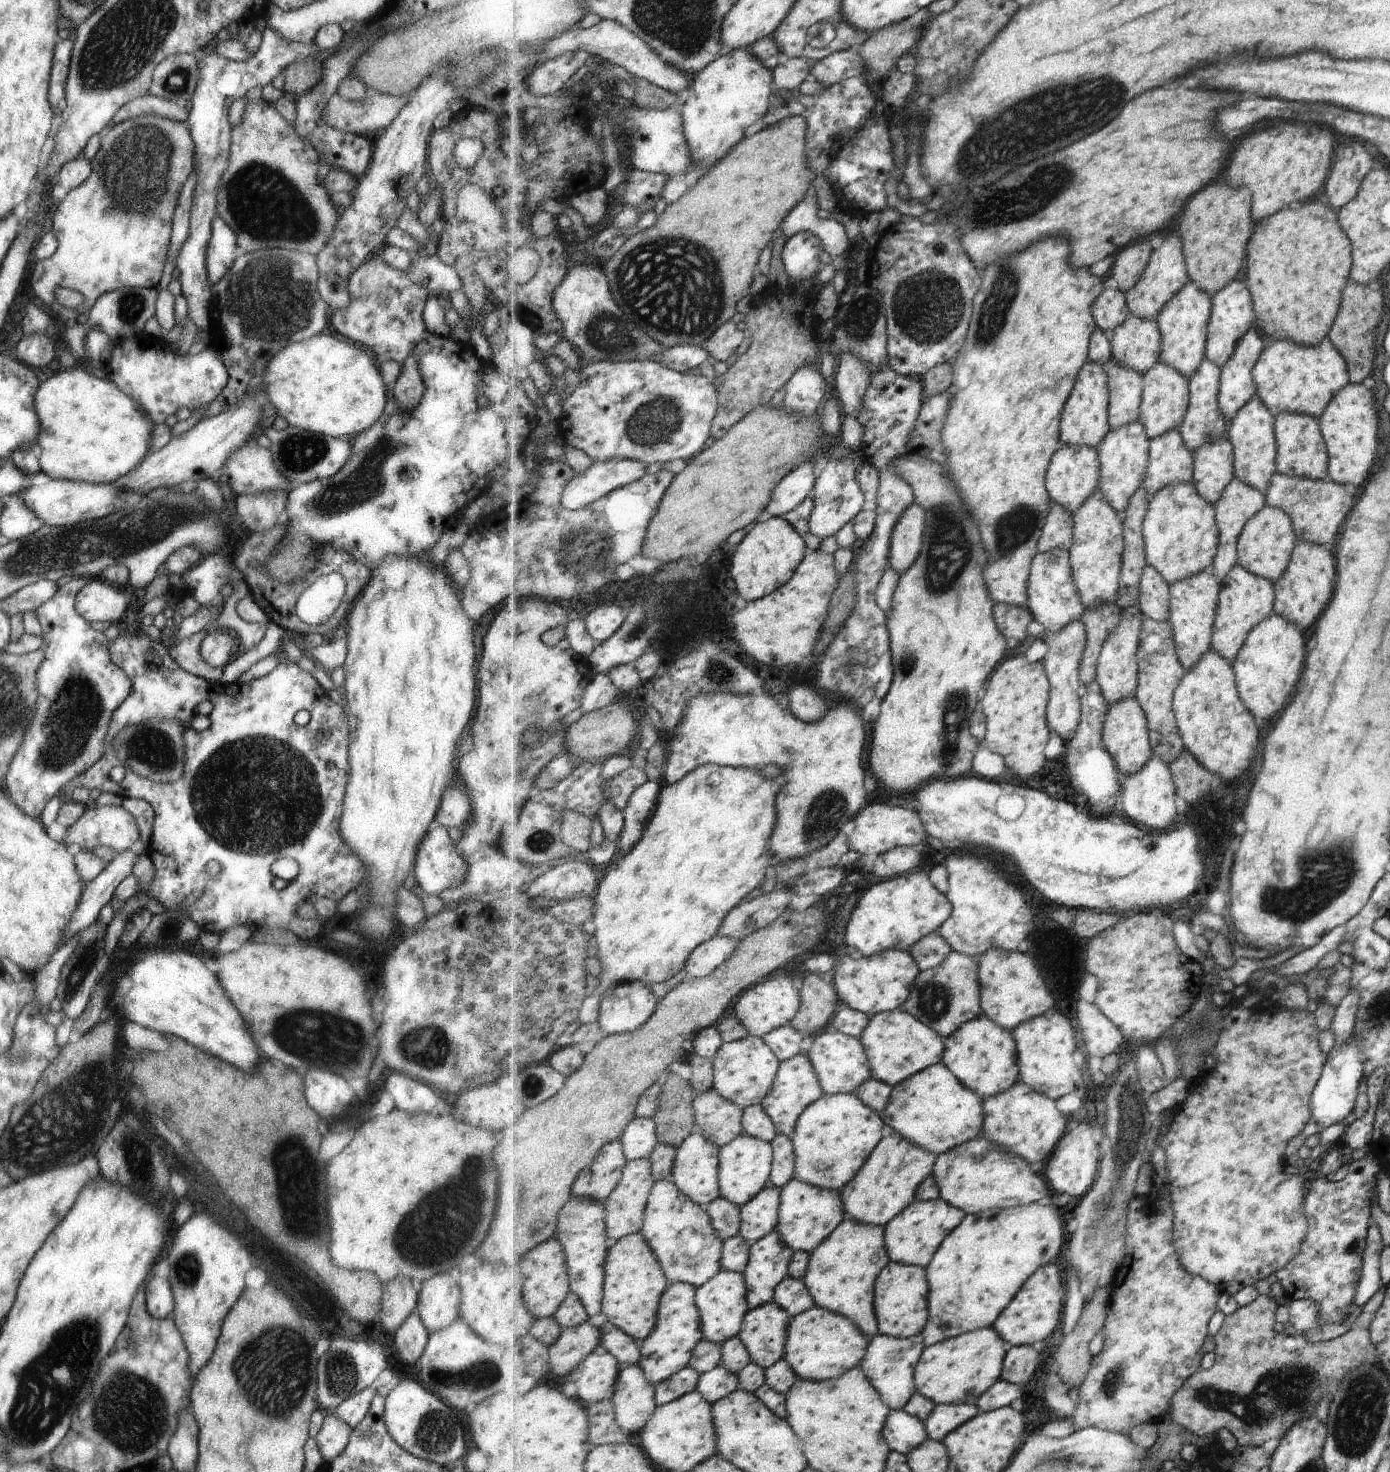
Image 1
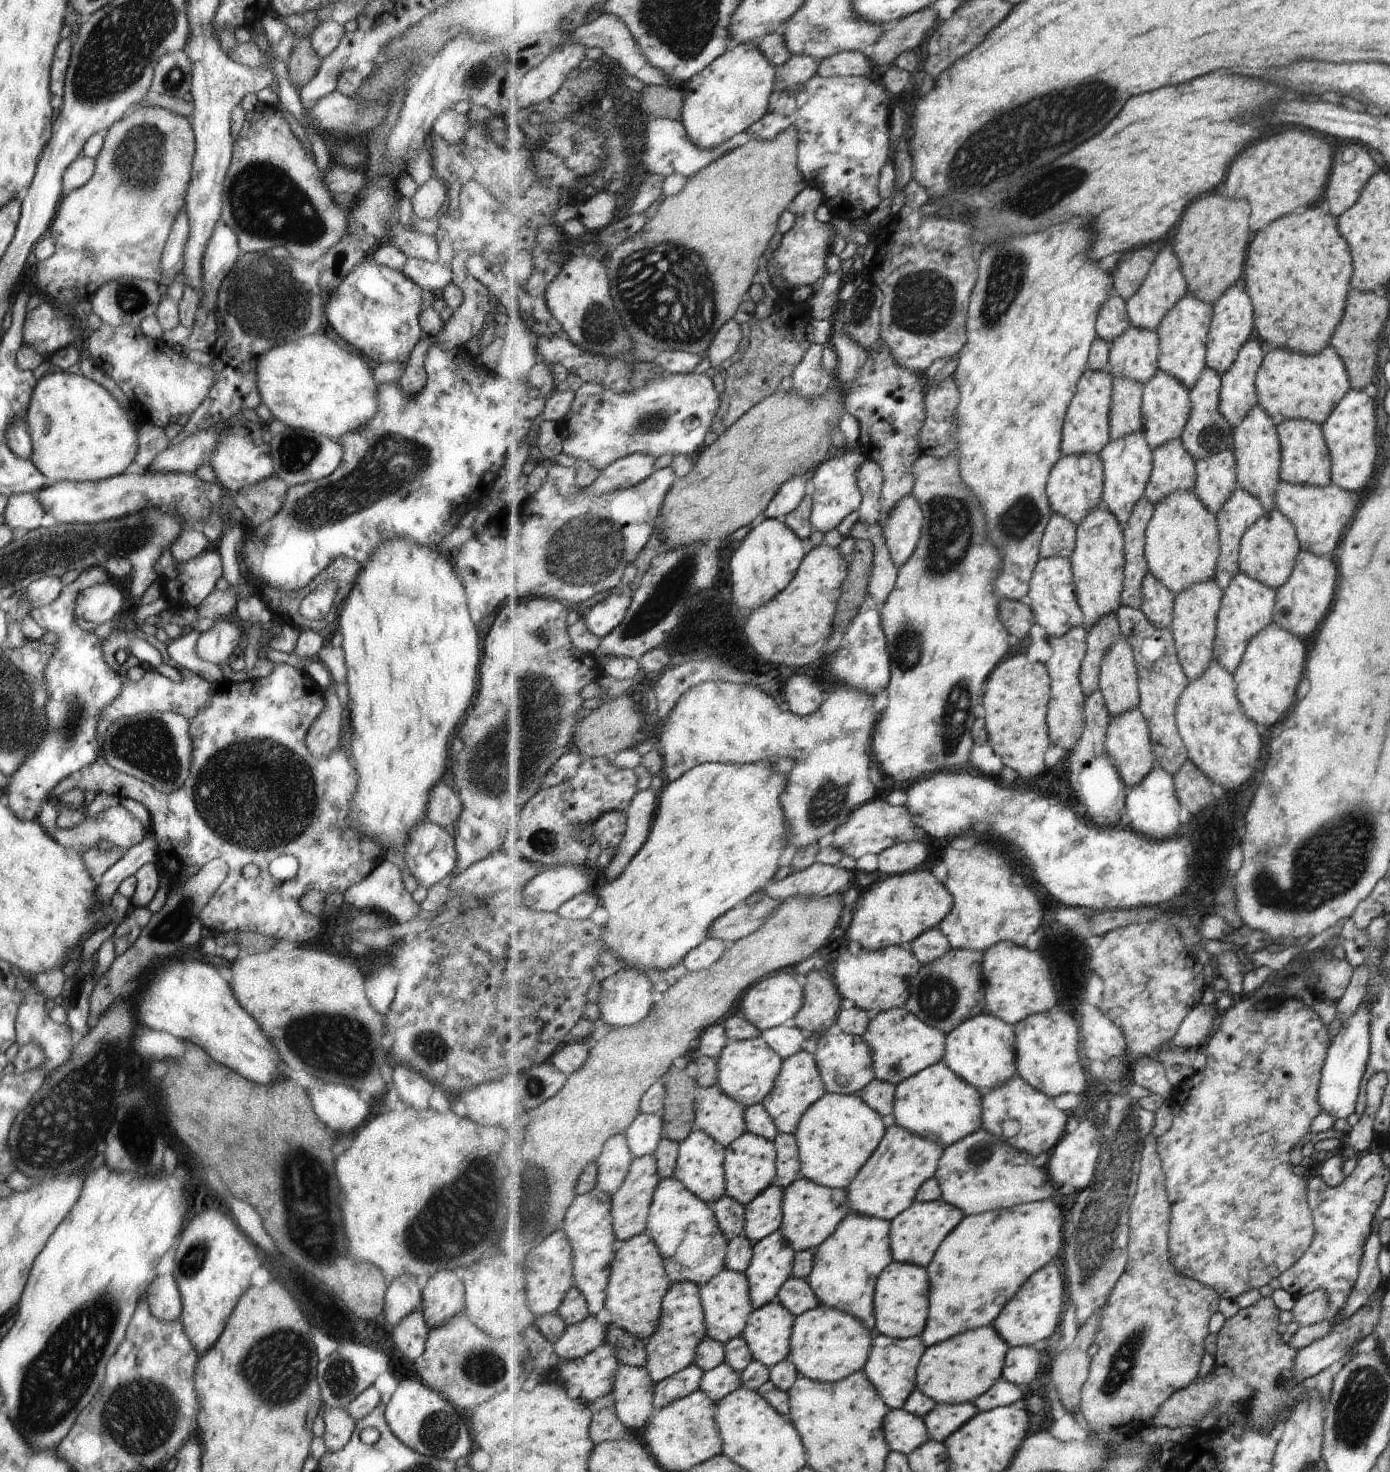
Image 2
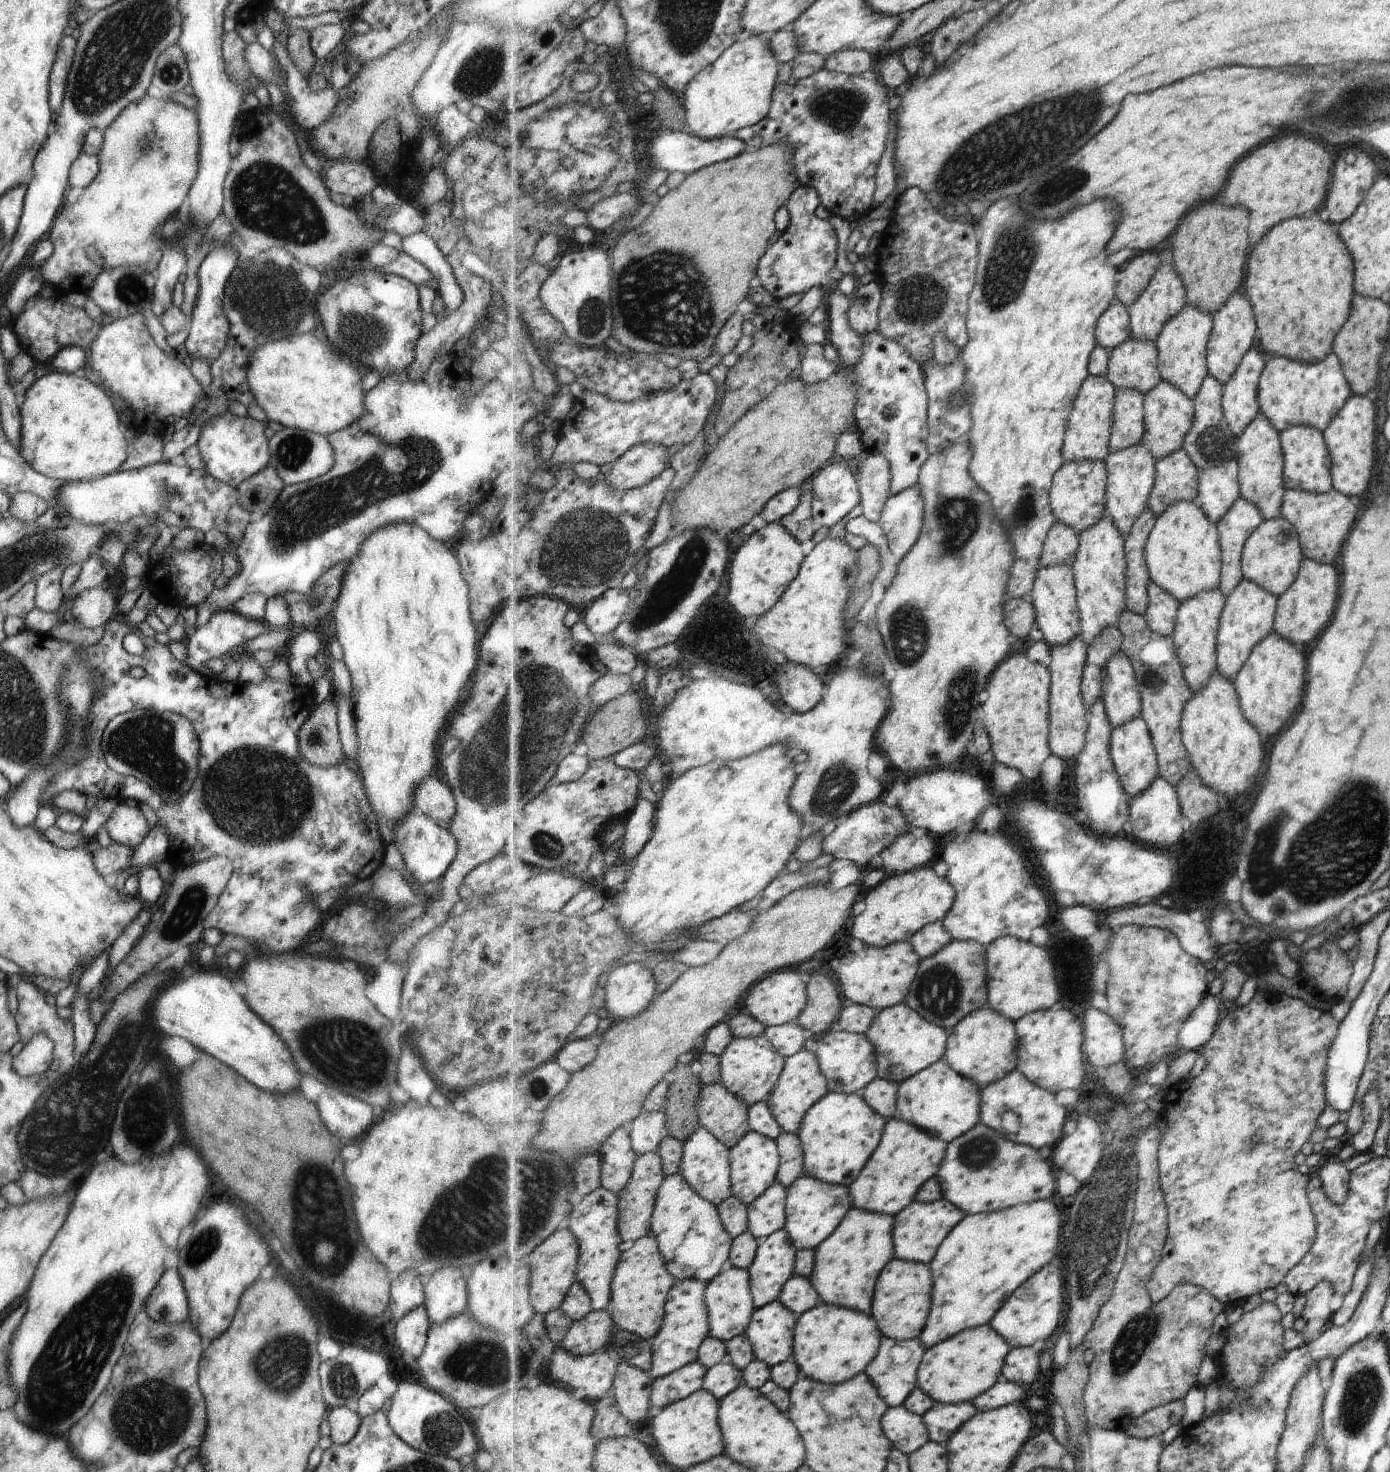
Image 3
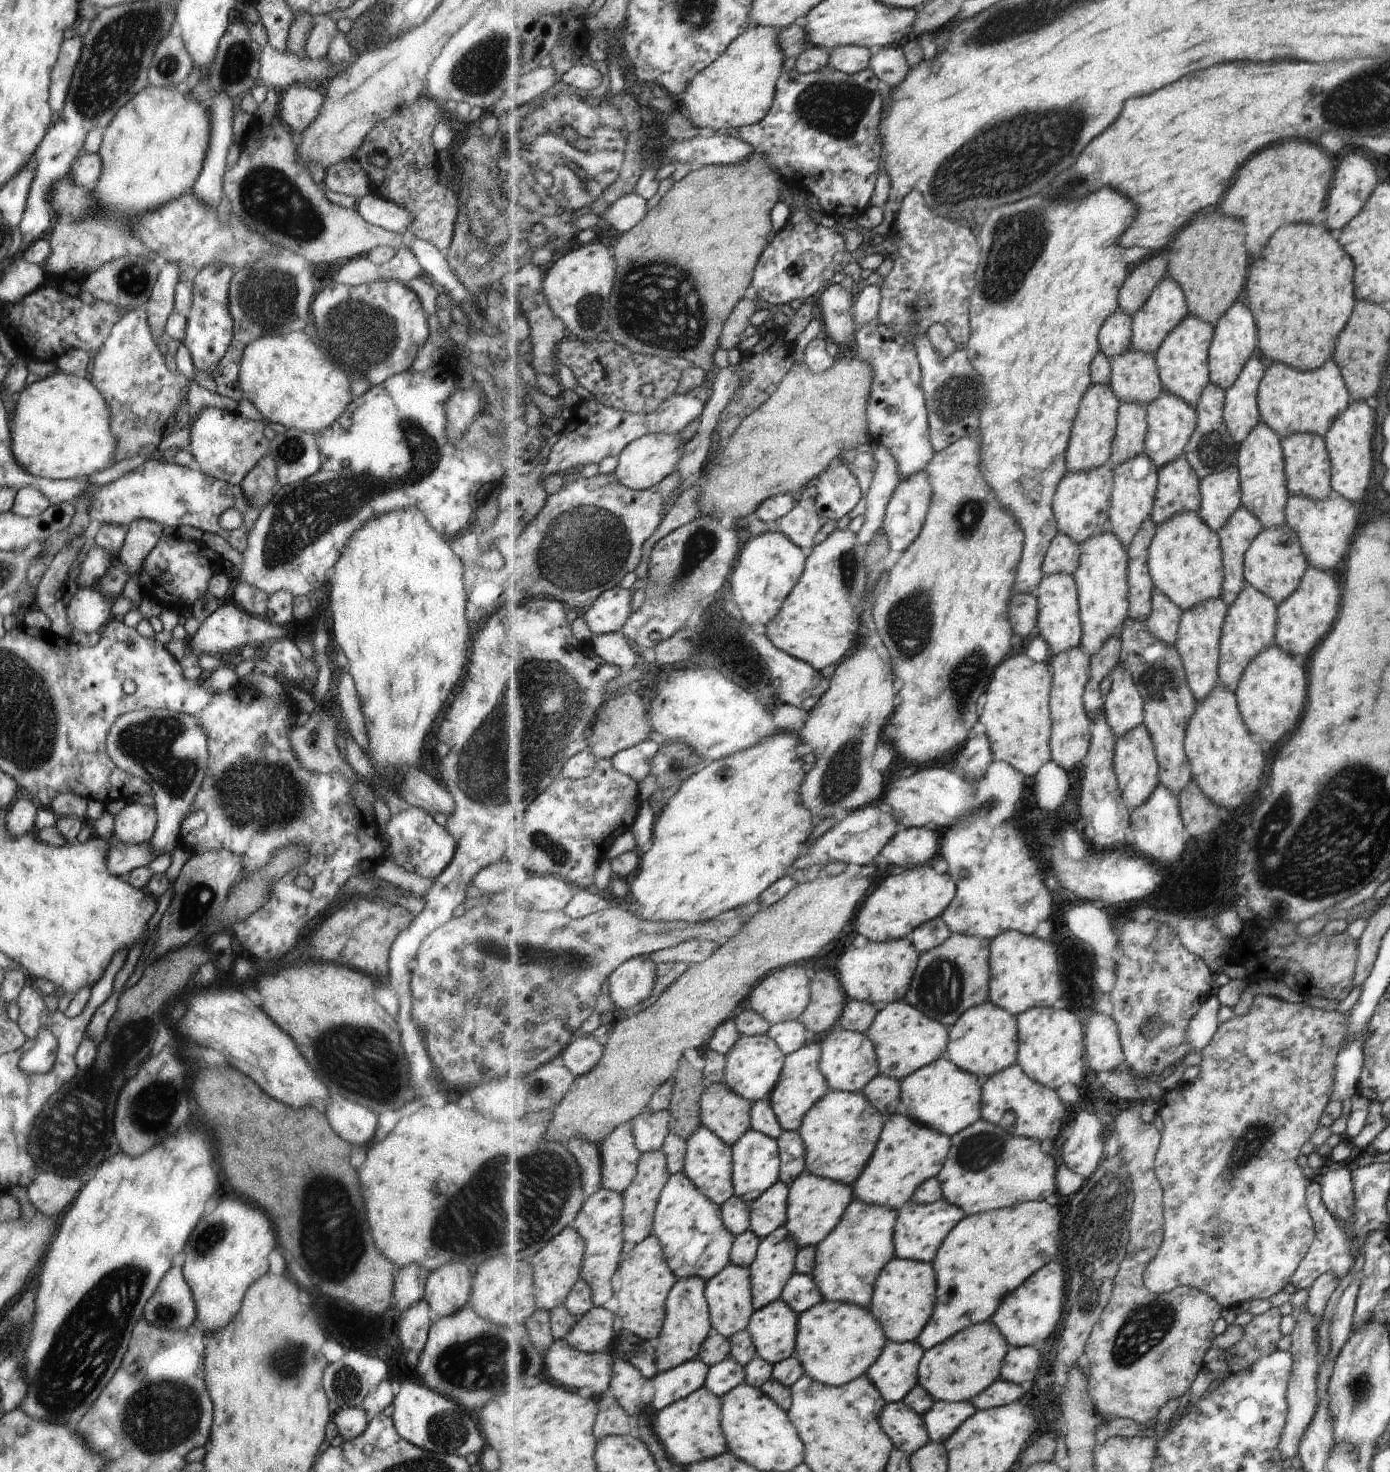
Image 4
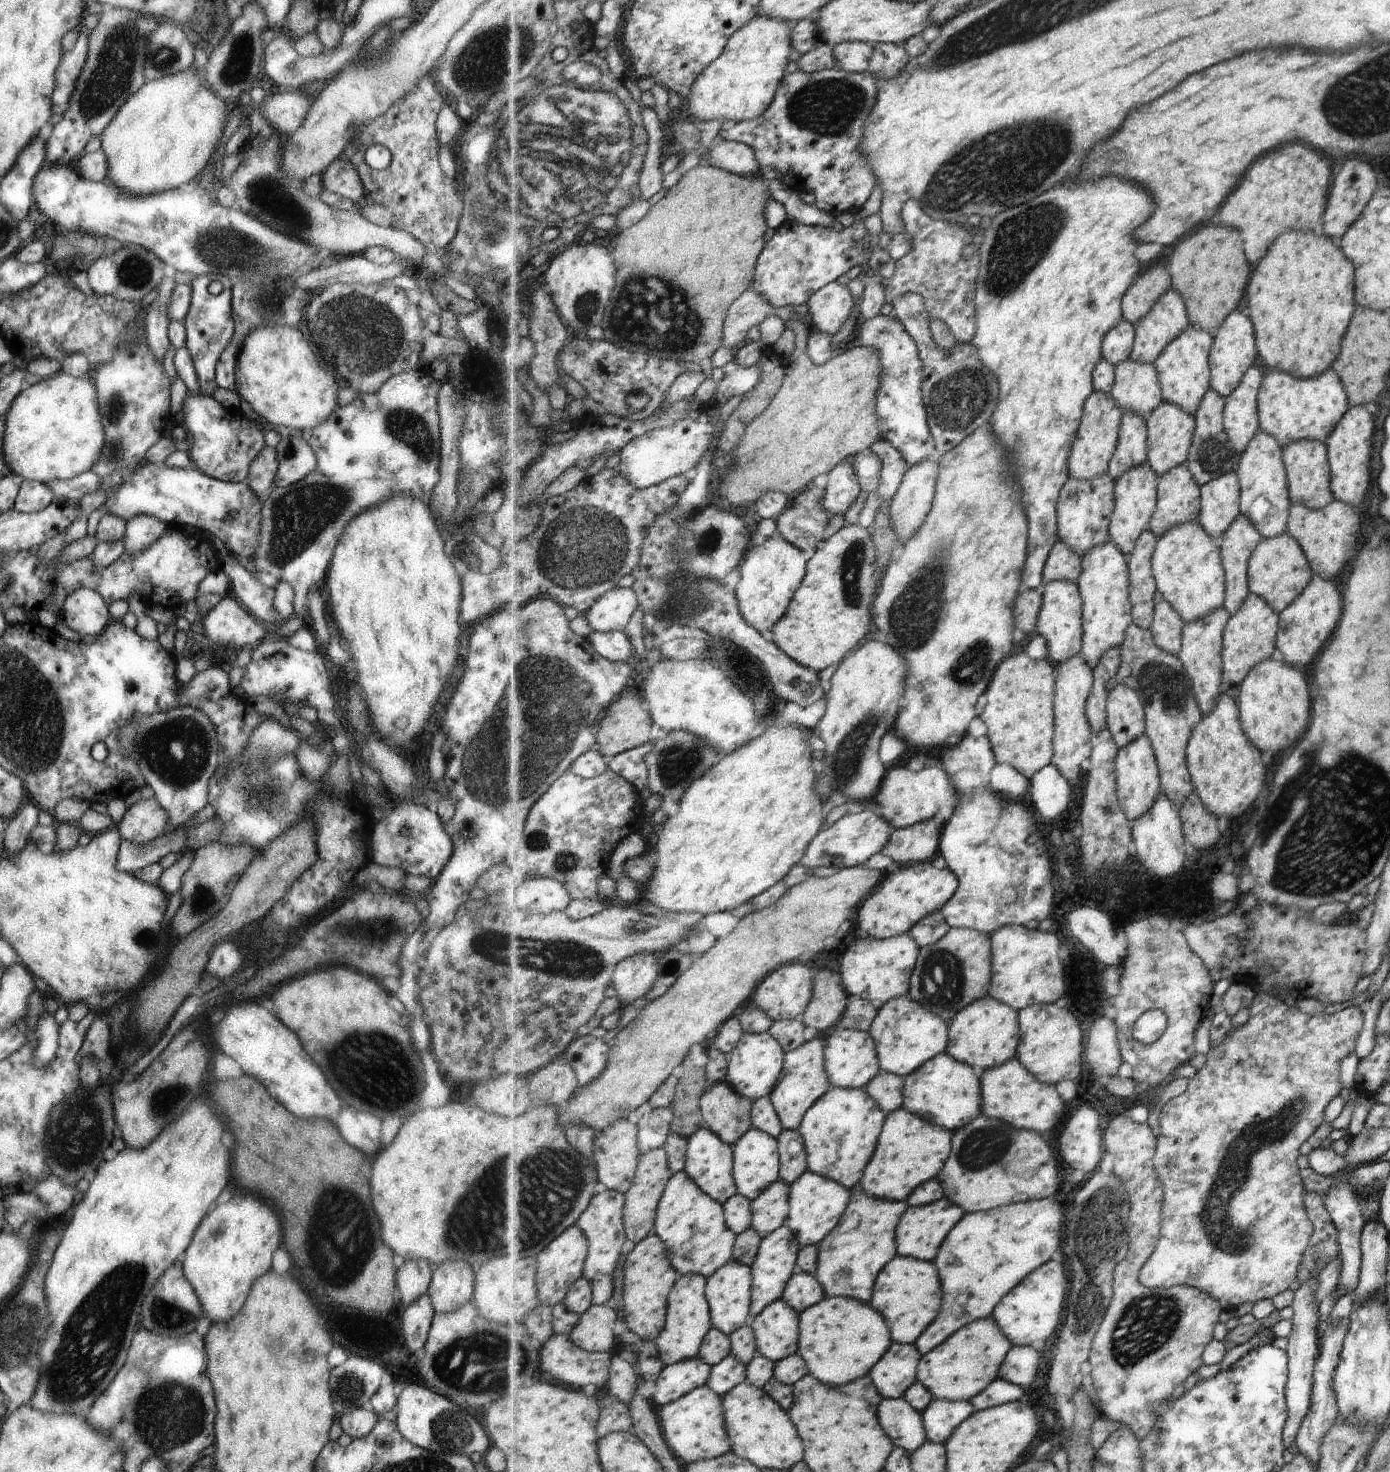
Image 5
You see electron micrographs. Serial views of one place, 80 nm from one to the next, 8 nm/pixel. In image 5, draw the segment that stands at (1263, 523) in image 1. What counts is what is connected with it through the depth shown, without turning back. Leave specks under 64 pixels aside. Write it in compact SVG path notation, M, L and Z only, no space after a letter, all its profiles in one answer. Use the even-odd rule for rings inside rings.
M1289 532L1274 538L1264 537L1251 554L1248 573L1250 593L1261 596L1278 614L1299 598L1311 576L1302 548Z

